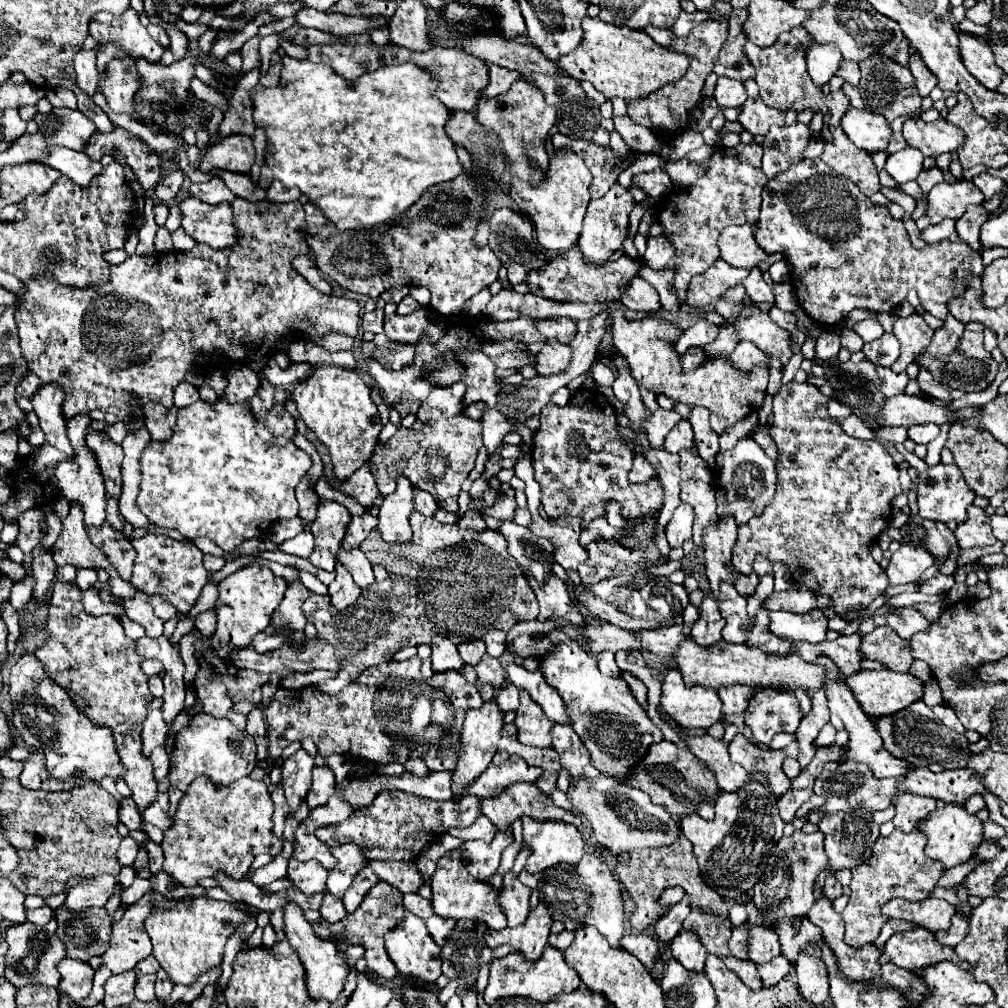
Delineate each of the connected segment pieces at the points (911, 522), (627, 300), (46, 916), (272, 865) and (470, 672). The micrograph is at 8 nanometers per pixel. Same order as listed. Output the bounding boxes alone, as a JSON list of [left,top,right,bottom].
[[900,514,956,558],[620,278,662,314],[26,906,52,926],[252,854,288,887],[460,654,507,690]]

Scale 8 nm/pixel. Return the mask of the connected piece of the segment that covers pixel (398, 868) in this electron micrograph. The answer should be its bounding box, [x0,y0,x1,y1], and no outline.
[368,860,426,894]

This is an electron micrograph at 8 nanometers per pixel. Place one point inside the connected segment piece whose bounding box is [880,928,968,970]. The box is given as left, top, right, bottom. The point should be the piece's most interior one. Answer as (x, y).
(918, 948)

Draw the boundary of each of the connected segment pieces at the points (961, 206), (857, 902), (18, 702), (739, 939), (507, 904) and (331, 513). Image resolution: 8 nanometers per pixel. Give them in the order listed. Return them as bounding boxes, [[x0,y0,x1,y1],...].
[[928,180,984,222],[842,830,944,948],[10,654,124,782],[728,924,750,960],[500,872,530,926],[310,500,352,572]]

